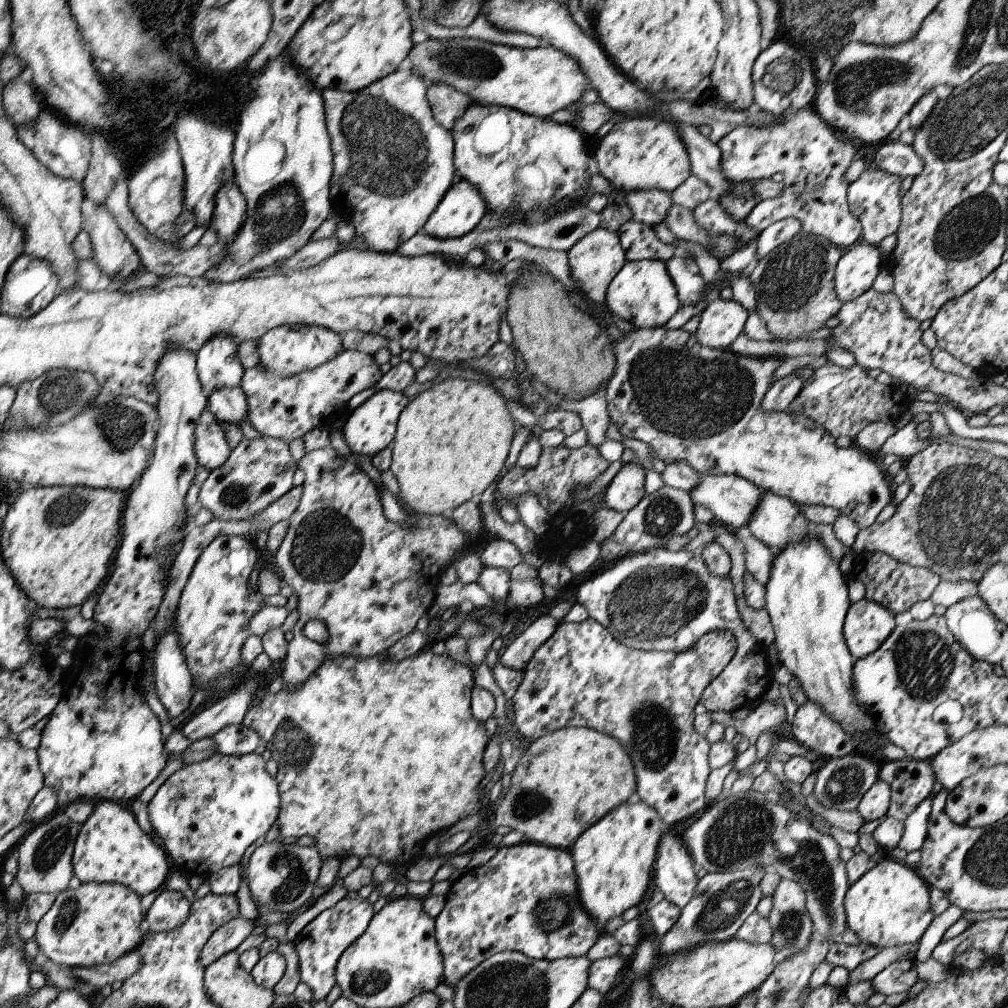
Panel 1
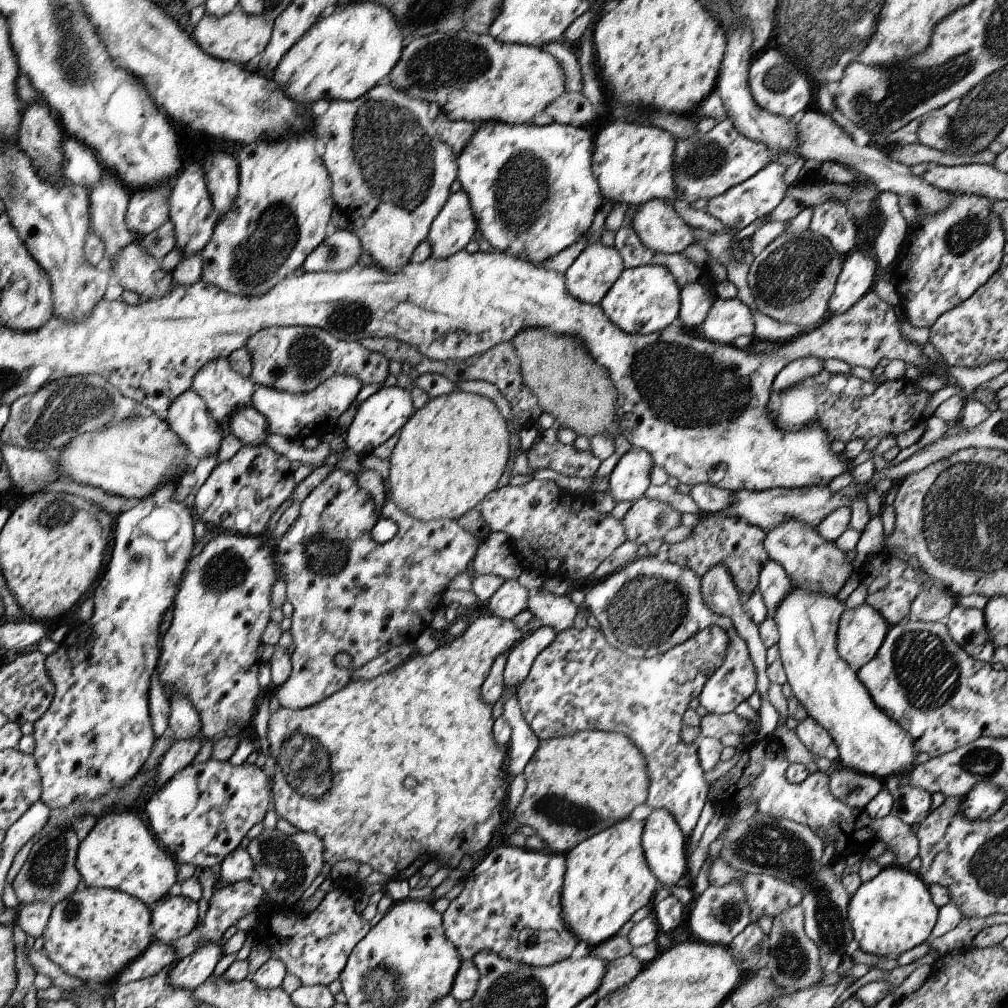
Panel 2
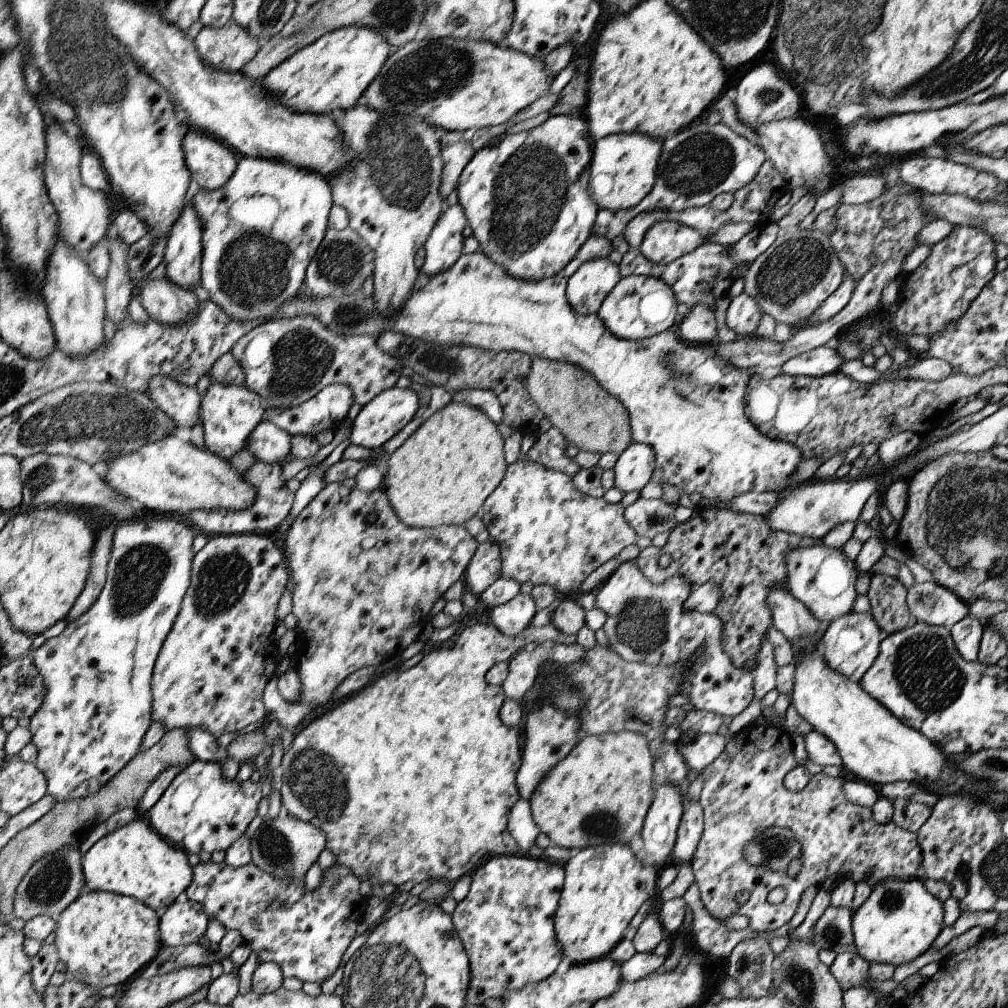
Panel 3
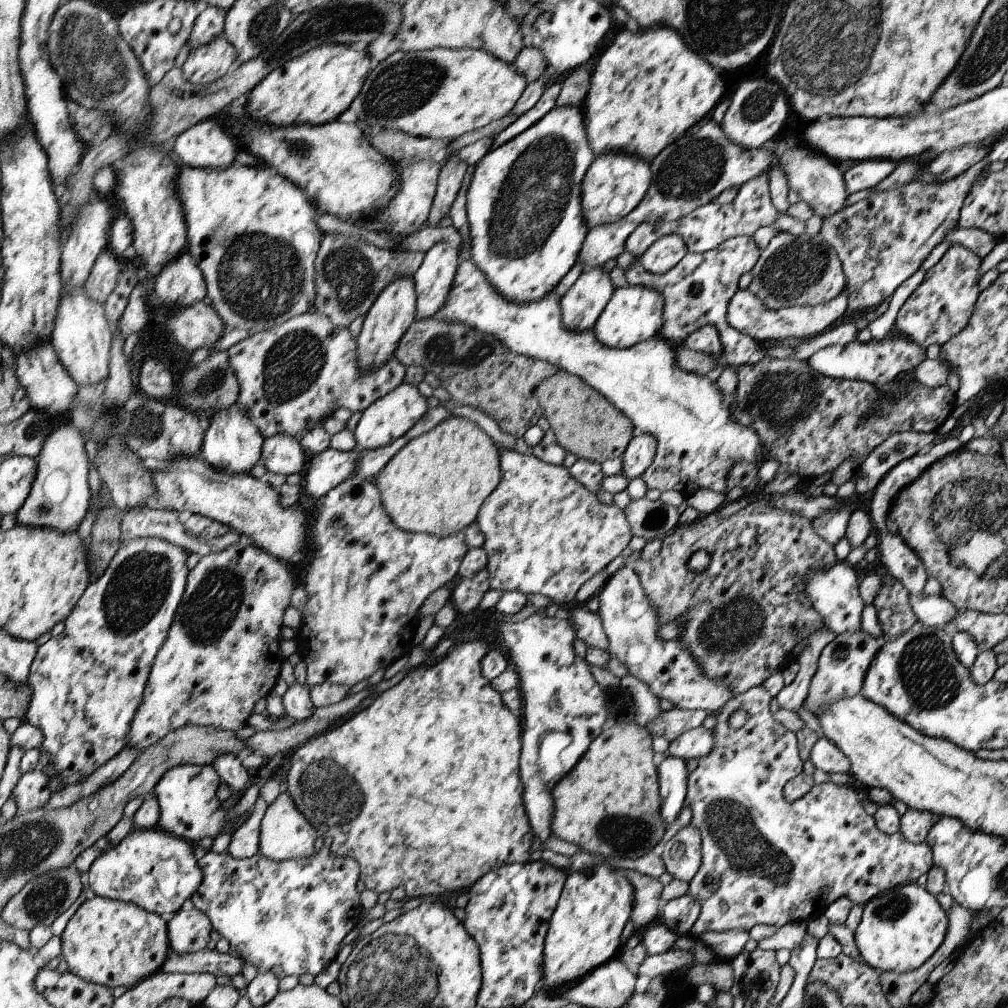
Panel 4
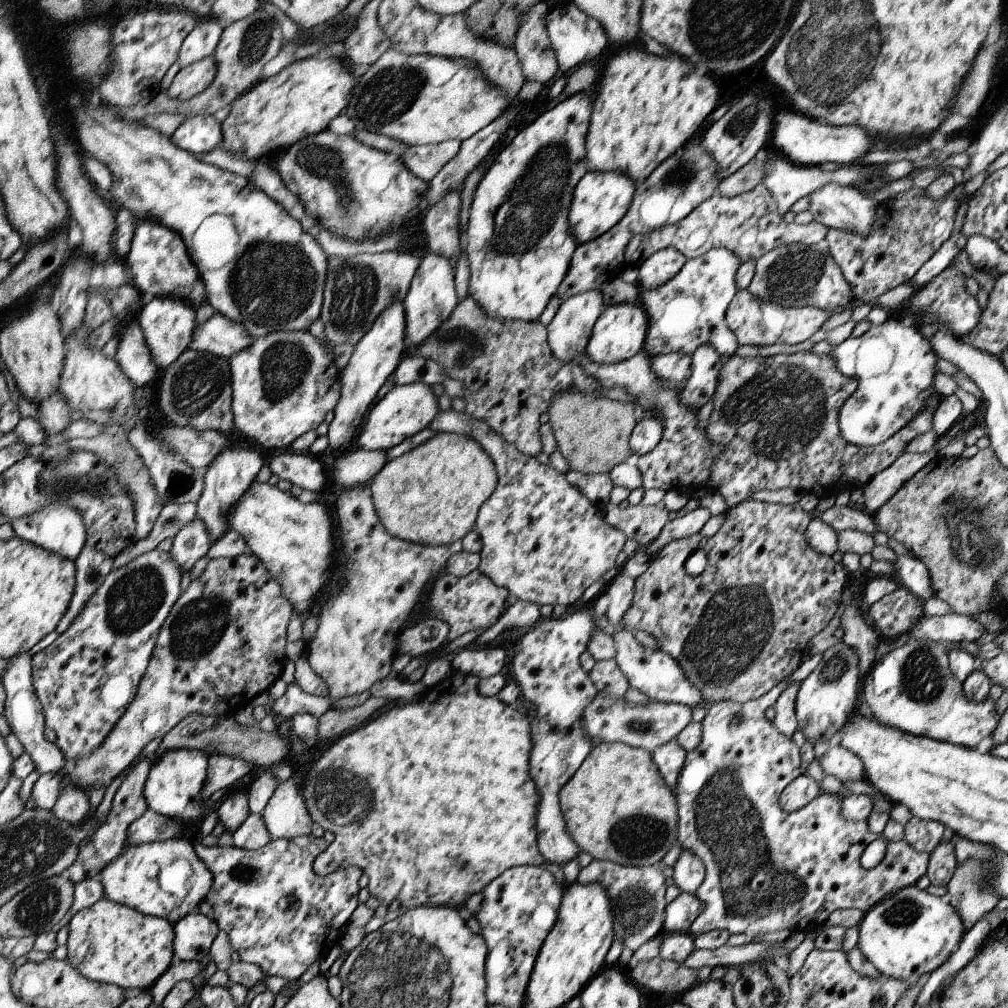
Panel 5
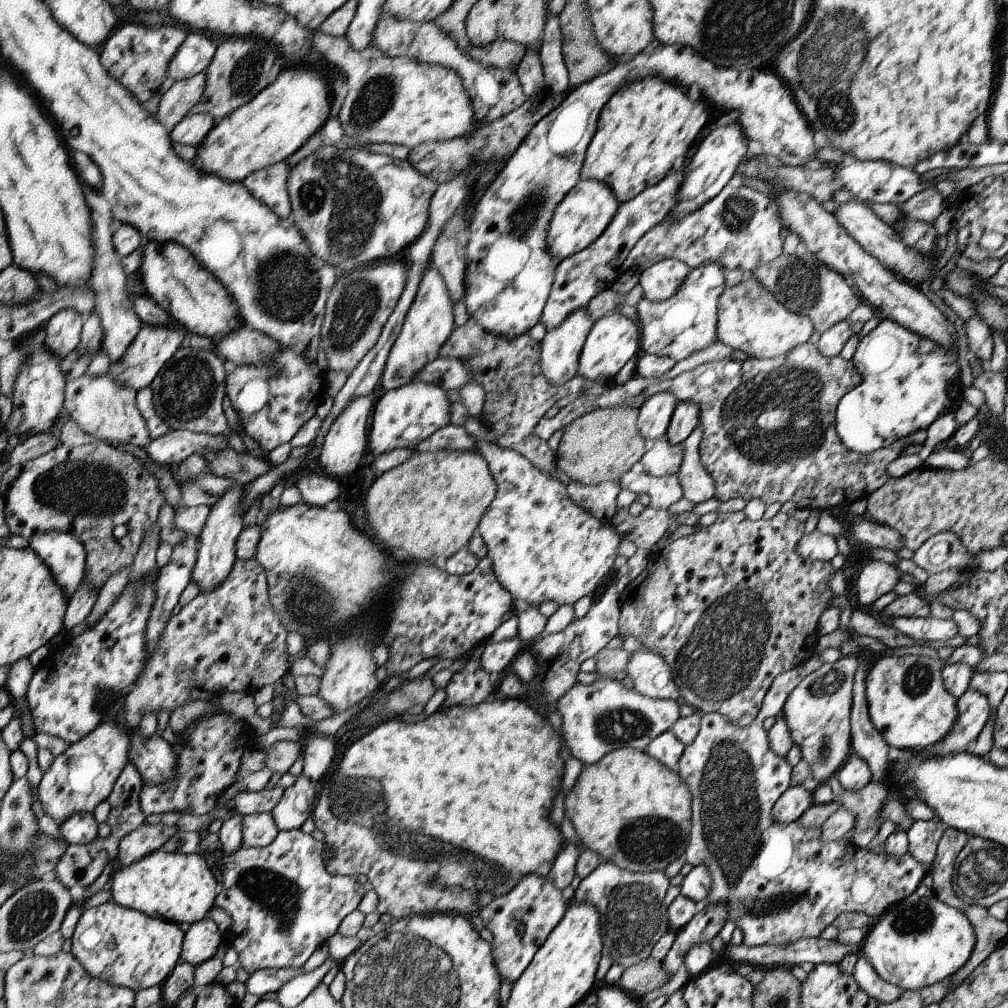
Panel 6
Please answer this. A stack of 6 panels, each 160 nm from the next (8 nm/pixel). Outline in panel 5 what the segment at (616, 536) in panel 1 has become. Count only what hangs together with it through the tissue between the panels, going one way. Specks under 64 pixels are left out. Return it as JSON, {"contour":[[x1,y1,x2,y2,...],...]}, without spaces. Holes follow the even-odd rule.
{"contour":[[611,501,602,507,604,518,610,526,624,532,627,539,636,540,640,549,647,548,670,521,669,511,662,504,627,506,622,509]]}

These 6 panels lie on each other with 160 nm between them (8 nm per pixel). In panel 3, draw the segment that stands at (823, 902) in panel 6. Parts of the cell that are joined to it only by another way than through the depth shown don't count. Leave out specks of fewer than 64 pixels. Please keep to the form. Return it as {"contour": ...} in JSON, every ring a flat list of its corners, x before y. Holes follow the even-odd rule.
{"contour":[[752,722,734,734,732,739,726,742,720,756,700,772,703,786,698,803,703,808,705,830,690,865,700,891,702,904,719,921,726,921,734,915,747,916,750,920,749,927,758,934,776,930,790,923,807,888,822,888,823,882,830,879,838,883,840,880,850,879,856,886,859,883,866,883,874,888,883,880,914,879,916,870,923,864,923,854,917,833,904,830,893,821,885,825,878,824,874,820,871,809,854,804,847,799,843,791,845,782,842,776,830,777,824,772,818,773,811,775,806,788,798,792,789,791,783,785,783,778,788,771,798,766,794,759,791,735,779,724],[774,825,791,830,795,841,801,846,797,858,800,859,802,868,796,876,790,877,787,868,783,871,775,871,765,864,753,865,743,855,744,849,751,844,751,841],[778,886,784,888,786,892,784,901,777,905,768,903,768,894],[742,890,748,890,750,898,744,906,738,906,735,898]]}

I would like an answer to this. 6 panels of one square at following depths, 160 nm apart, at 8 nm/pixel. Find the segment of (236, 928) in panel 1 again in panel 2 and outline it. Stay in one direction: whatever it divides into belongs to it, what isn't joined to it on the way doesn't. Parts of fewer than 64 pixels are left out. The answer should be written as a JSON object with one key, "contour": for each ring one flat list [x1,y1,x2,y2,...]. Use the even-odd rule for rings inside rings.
{"contour":[[216,942,208,943,191,955,181,958,179,963,171,968,167,979,173,987,193,991,212,976,215,966,223,956,220,945]]}

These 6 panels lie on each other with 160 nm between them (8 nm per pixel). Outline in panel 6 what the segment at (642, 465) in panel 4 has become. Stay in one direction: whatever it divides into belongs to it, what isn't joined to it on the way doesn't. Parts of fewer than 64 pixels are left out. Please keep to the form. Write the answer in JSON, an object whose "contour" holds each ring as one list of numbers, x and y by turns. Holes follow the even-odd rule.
{"contour":[[658,392,656,396,650,396,638,409,638,425,648,444,665,437,677,402,672,394]]}

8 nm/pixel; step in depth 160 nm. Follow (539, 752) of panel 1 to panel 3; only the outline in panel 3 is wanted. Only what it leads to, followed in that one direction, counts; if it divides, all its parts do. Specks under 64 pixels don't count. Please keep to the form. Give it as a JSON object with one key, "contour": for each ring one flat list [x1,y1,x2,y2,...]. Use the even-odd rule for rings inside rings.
{"contour":[[634,731,585,735,582,740,542,779,529,798,534,822,555,845,568,848,595,847,608,844,628,844,641,833,647,812,654,802,654,755,647,736]]}

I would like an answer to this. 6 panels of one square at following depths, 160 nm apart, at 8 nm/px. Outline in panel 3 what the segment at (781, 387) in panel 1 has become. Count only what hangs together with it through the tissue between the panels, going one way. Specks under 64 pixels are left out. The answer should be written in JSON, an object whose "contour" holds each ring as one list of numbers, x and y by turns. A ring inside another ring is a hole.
{"contour":[[822,345,788,359,781,367,790,376,823,377,837,373,844,364,843,356,834,345]]}

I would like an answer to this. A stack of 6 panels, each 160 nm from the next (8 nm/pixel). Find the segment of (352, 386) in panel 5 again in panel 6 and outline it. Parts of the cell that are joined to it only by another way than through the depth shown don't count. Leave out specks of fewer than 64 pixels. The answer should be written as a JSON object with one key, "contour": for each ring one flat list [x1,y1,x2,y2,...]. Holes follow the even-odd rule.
{"contour":[[360,396,354,398,340,412,340,416,332,422,328,434,324,436,320,456,318,456,318,462,324,466,329,477,352,474,360,466,360,460,362,460,362,456,366,452,366,444,368,444,368,430,366,428,368,428,370,412,372,412,372,400,368,396]]}

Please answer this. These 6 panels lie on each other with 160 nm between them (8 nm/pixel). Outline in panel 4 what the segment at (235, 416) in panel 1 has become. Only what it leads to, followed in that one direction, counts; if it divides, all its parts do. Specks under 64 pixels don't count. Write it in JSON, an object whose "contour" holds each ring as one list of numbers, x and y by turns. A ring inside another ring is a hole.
{"contour":[[274,435,264,439,261,463,268,471,282,476,303,475,308,455,301,447,300,439]]}

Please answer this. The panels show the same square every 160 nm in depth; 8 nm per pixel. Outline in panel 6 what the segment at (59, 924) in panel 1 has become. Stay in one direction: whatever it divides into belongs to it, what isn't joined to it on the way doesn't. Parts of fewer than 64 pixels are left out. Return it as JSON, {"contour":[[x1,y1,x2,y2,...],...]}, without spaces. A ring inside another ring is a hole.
{"contour":[[112,900,88,908,82,912,72,936,72,954,84,969,98,980,118,987,127,987,137,993,150,986,162,986,162,982,170,977,176,962,183,953,185,928,163,918,148,918,146,914,132,908,115,904]]}

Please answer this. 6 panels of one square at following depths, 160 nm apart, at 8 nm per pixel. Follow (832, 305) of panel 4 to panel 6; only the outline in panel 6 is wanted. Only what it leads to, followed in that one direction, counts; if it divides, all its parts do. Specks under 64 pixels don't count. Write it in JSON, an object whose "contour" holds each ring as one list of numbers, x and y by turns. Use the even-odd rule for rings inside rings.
{"contour":[[747,275,740,284,727,288,720,299,718,330,718,341,746,352,749,358,775,359,808,343,814,324,810,318,781,306,759,280]]}

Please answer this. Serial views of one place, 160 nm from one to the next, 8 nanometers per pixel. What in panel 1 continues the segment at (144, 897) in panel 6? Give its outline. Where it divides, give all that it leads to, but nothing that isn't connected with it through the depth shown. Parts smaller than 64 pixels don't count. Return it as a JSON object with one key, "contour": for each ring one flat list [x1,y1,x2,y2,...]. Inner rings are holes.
{"contour":[[98,801,95,805,95,811,86,823,75,840,73,868,75,876,82,883,120,883,139,893,140,896,146,894,156,894,156,890,164,884,164,880,170,874,170,864,164,854,164,850,148,836,141,826,136,824,136,818,130,810,122,808,116,801]]}

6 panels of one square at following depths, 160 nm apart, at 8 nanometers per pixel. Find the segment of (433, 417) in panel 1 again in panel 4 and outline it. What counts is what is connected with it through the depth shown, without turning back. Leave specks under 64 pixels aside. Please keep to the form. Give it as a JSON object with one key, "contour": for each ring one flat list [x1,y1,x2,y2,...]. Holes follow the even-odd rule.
{"contour":[[450,416,427,433,413,438,402,447,377,474,375,484,379,487,383,507,398,528,409,533,426,533,439,537,455,535,476,522,483,504,499,486,500,456,492,438,484,434,472,420]]}

